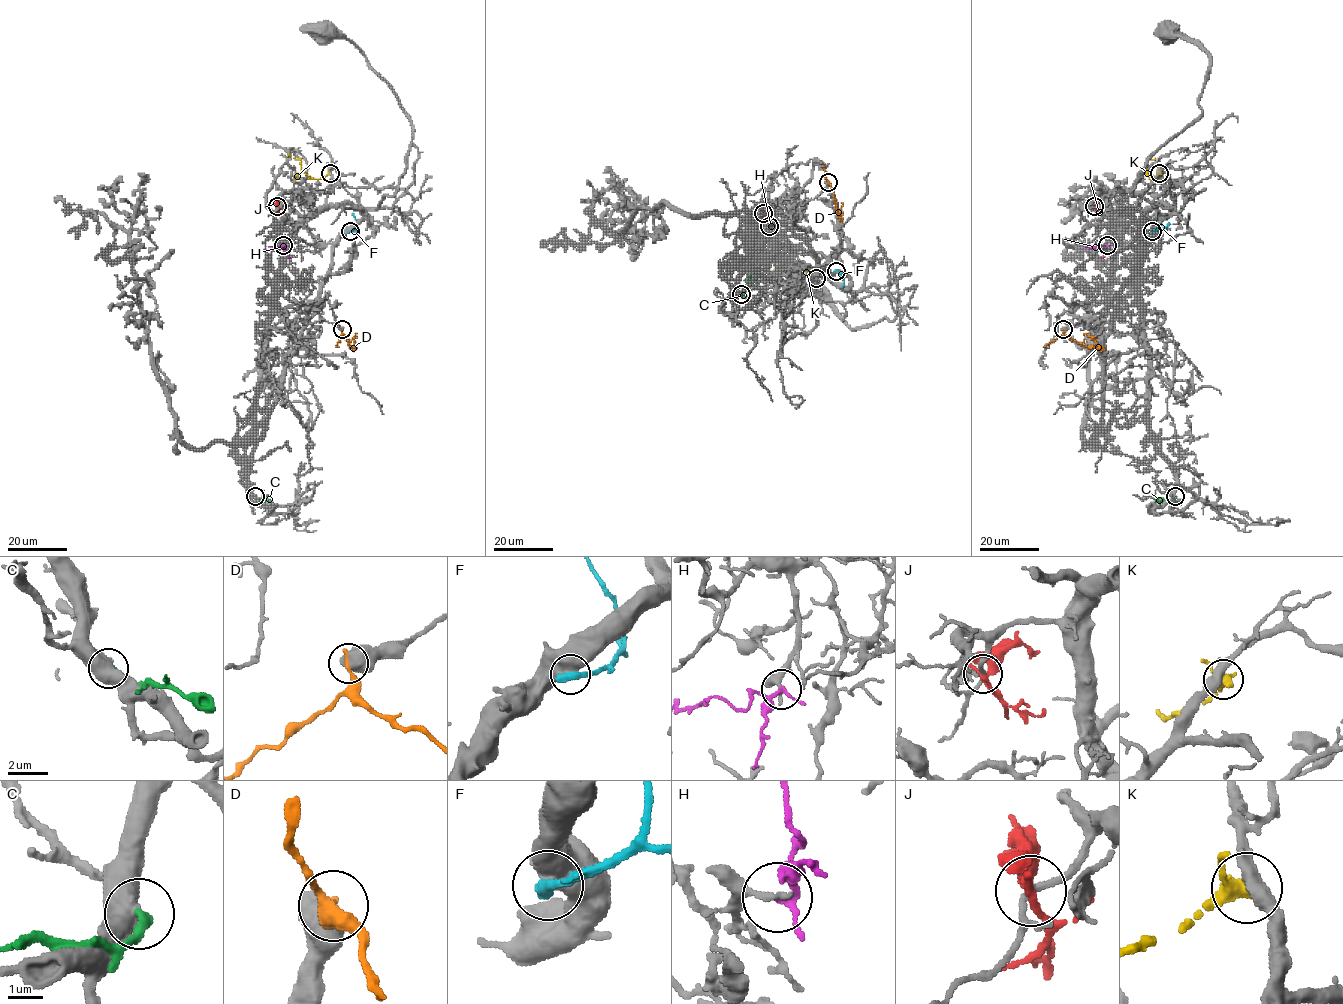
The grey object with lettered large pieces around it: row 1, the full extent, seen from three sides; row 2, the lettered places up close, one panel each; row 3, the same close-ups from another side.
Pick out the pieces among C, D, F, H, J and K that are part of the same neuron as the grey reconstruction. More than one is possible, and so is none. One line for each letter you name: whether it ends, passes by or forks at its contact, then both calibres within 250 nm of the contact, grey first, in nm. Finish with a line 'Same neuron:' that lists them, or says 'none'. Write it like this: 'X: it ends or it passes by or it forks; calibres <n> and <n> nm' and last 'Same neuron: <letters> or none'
H: it passes by; calibres 220 and 160 nm
Same neuron: H

